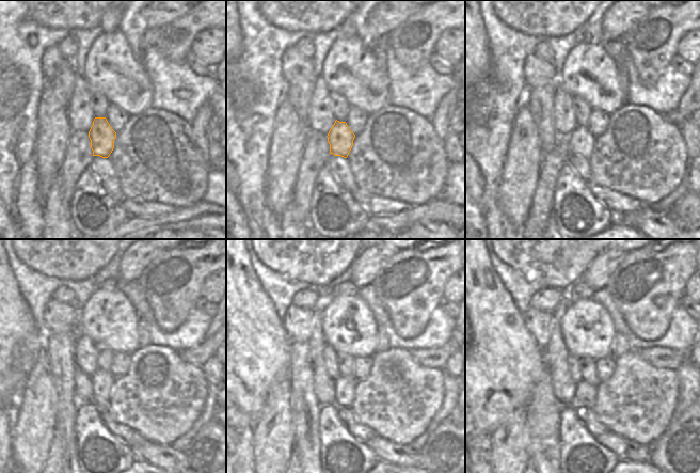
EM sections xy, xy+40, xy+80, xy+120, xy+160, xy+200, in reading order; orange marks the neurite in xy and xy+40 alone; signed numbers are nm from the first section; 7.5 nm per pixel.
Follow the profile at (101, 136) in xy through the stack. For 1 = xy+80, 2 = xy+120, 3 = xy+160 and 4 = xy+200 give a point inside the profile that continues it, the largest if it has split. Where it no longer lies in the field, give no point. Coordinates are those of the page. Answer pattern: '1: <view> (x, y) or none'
1: xy+80 (581, 141)
2: xy+120 (102, 381)
3: xy+160 (344, 388)
4: xy+200 (585, 394)

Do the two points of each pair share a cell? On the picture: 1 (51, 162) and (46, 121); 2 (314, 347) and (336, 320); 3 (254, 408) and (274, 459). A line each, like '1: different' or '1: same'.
1: same
2: different
3: different

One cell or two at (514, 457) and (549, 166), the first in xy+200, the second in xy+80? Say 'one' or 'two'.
two

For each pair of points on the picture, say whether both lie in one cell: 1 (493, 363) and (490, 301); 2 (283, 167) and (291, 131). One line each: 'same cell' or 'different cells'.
1: same cell
2: same cell

